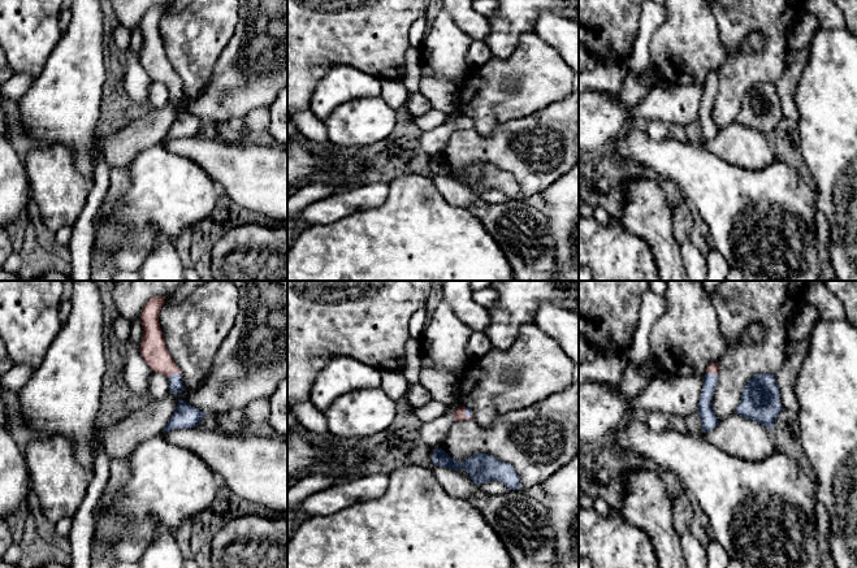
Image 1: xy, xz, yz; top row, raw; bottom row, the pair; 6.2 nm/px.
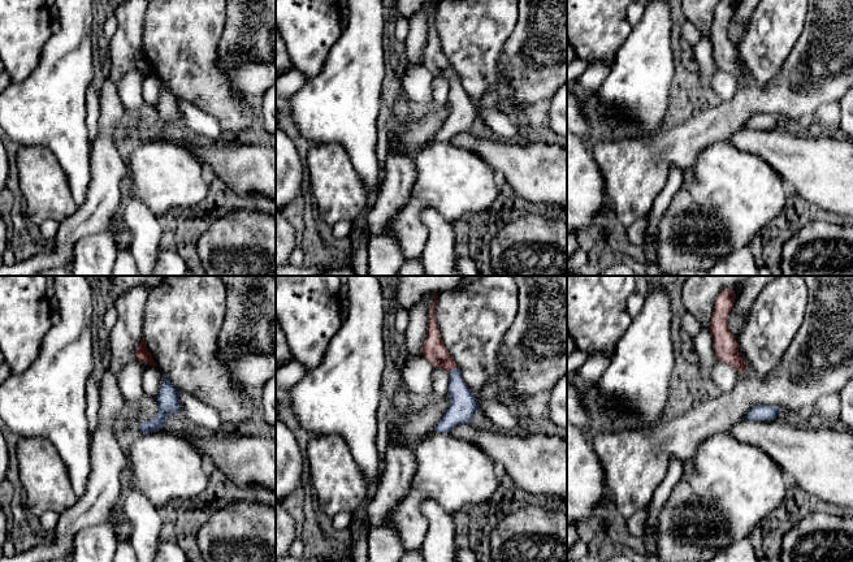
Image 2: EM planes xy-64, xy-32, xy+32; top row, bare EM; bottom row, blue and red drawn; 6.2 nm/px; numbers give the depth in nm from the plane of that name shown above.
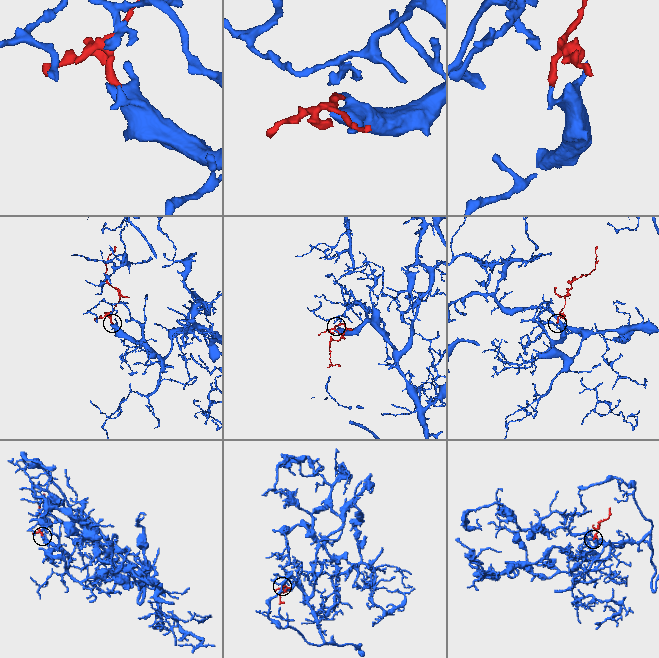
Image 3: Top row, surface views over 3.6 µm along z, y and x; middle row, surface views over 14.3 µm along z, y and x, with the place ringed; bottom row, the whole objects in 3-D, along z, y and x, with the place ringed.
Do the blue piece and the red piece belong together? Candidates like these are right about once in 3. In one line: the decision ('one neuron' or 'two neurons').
one neuron

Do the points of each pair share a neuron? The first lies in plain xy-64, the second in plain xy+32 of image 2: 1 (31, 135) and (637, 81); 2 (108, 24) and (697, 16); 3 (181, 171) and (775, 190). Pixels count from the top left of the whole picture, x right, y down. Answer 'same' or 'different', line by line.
1: same
2: different
3: same

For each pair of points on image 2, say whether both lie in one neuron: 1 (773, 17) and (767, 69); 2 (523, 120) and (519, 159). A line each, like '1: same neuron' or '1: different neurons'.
1: same neuron
2: different neurons

